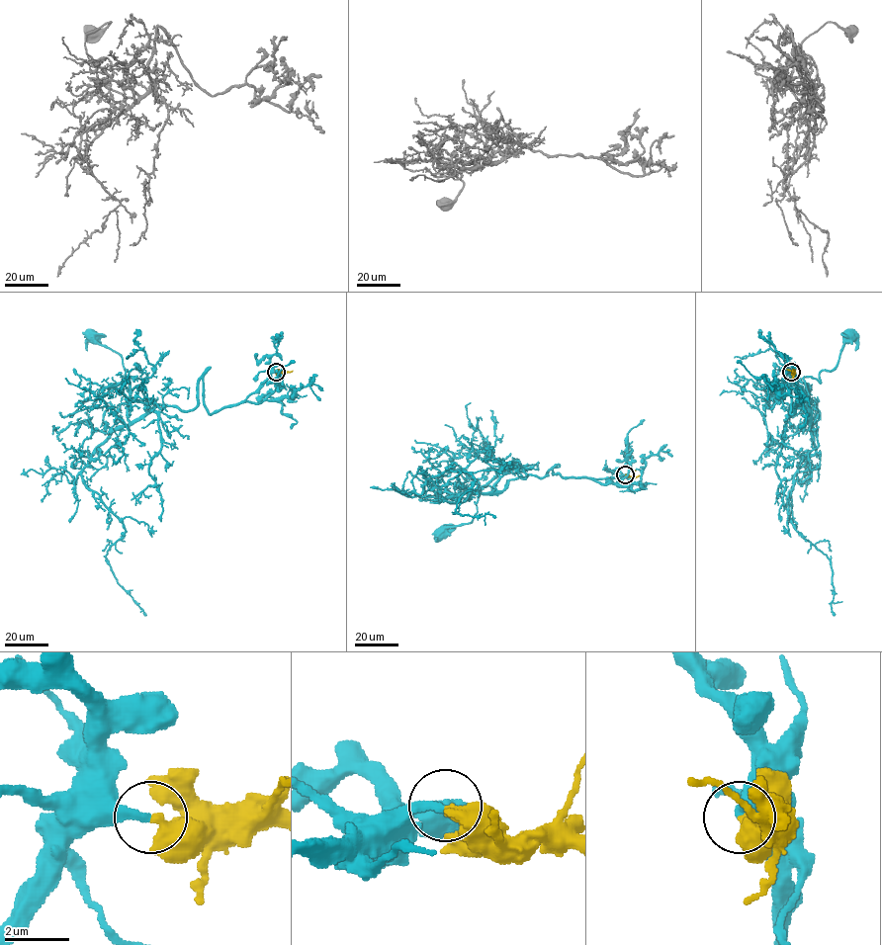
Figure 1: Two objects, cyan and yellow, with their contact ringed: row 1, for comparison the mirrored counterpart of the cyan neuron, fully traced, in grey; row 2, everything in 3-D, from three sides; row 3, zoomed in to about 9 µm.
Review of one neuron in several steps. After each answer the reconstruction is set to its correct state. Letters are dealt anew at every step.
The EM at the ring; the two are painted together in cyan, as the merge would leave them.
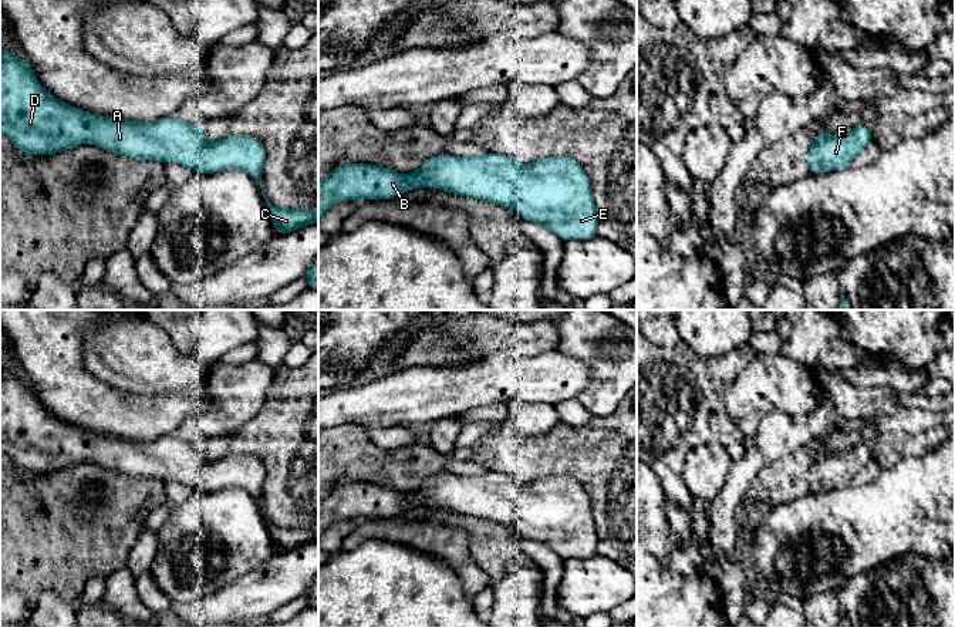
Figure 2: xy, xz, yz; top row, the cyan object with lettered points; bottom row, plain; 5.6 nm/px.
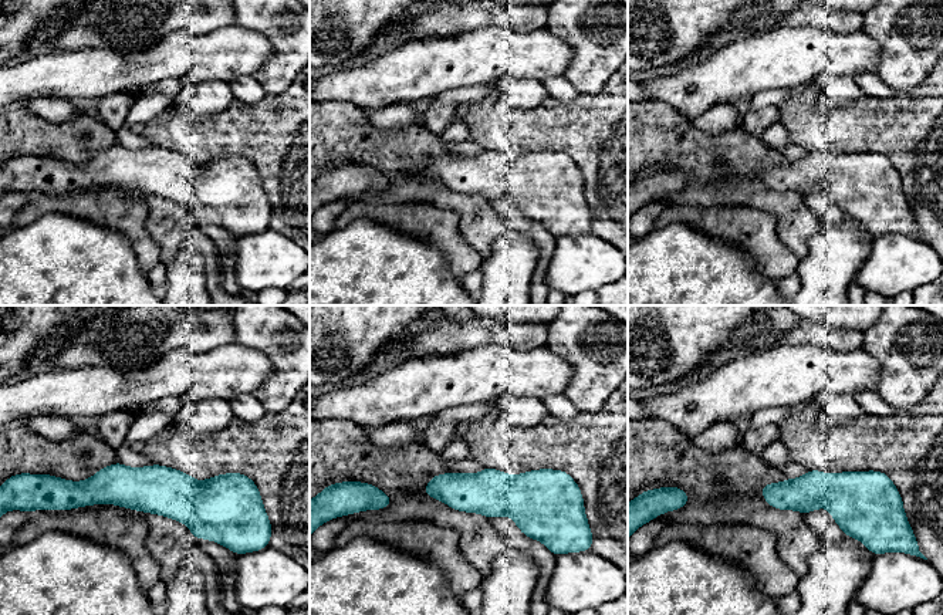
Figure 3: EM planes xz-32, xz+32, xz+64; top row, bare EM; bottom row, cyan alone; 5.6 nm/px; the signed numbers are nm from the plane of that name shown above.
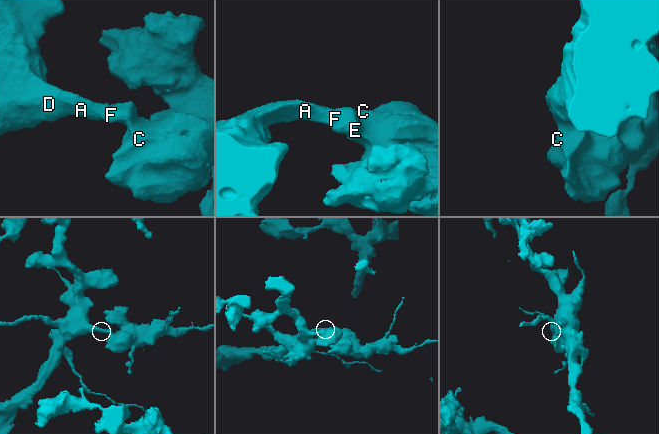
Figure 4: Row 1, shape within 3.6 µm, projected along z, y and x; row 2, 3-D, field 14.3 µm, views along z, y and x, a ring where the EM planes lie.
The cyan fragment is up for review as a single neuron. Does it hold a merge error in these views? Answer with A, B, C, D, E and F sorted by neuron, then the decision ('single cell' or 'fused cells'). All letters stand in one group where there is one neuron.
A B C D E F | single cell

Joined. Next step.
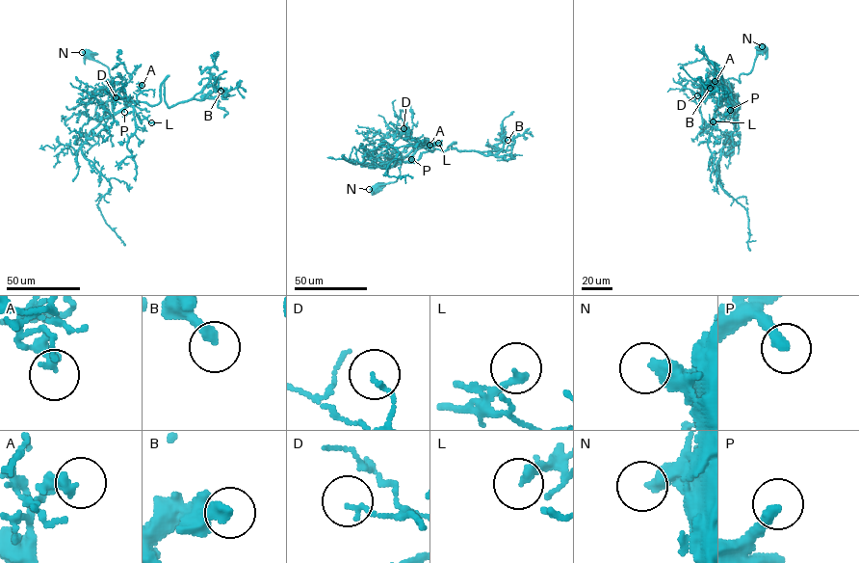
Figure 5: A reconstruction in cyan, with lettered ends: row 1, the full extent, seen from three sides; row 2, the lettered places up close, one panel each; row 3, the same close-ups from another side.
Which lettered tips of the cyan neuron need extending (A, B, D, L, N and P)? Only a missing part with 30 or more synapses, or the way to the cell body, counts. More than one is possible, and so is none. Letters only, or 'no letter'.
P

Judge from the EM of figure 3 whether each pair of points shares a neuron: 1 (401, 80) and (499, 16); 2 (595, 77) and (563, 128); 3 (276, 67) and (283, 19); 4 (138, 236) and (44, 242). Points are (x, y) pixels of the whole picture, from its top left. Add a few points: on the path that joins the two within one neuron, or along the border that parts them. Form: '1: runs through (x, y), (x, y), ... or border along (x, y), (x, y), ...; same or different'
1: border along (511, 29), (490, 26), (446, 37); different
2: border along (612, 77), (600, 93), (581, 94); different
3: runs through (283, 56), (283, 30); same
4: border along (95, 223), (120, 230), (131, 243), (139, 267); different

